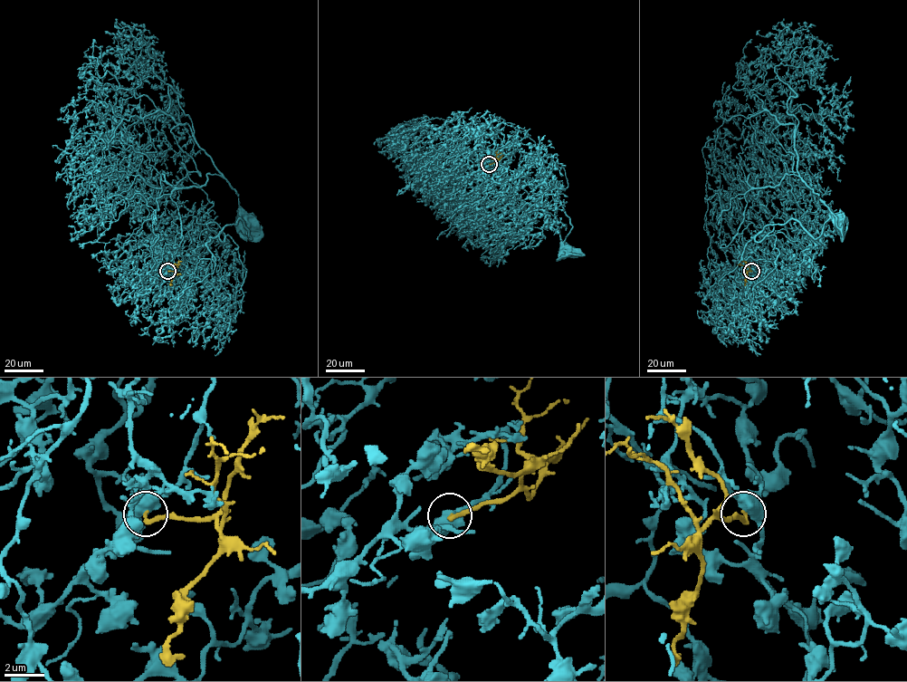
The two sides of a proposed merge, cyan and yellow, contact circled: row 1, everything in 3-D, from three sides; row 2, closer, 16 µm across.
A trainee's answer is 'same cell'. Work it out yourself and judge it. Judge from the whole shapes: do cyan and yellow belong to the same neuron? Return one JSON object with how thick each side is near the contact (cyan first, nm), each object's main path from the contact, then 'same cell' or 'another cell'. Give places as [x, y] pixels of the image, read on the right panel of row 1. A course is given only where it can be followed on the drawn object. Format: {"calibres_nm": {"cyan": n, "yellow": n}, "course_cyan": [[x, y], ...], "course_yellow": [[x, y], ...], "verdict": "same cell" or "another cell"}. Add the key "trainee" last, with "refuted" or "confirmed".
{"calibres_nm": {"cyan": 500, "yellow": 240}, "course_cyan": [[751, 270], [744, 247], [791, 267], [774, 216], [757, 242], [791, 219], [815, 238], [839, 222]], "course_yellow": [[751, 270], [748, 273], [745, 285]], "verdict": "another cell", "trainee": "refuted"}

